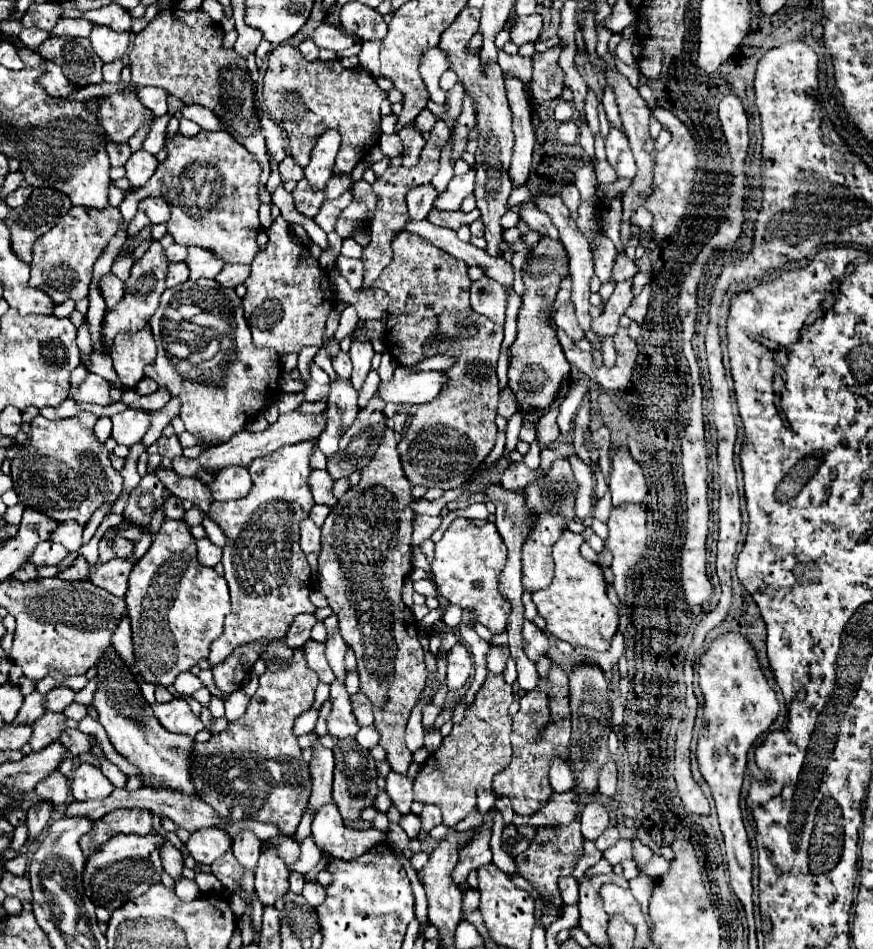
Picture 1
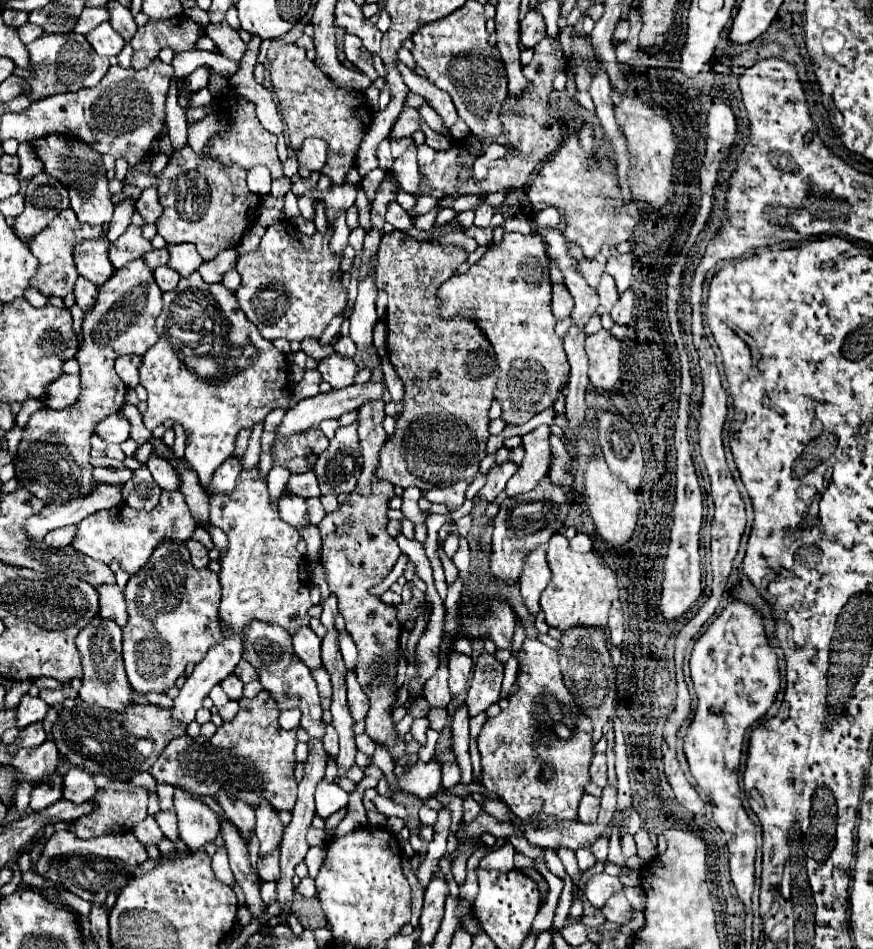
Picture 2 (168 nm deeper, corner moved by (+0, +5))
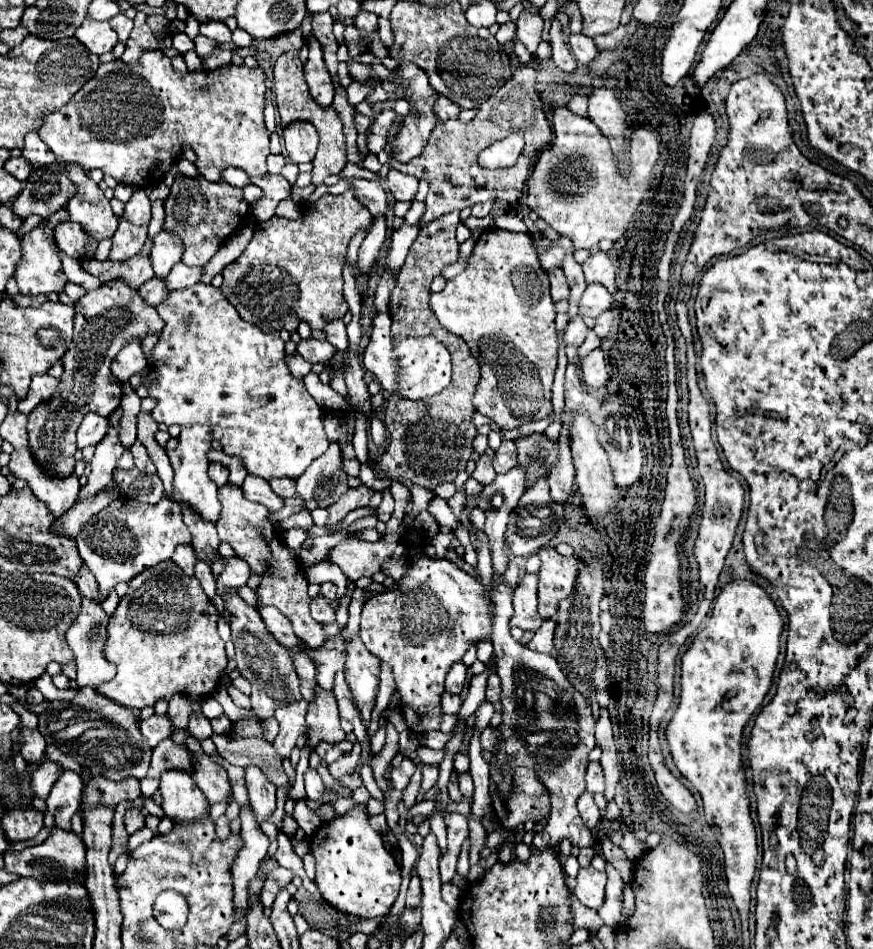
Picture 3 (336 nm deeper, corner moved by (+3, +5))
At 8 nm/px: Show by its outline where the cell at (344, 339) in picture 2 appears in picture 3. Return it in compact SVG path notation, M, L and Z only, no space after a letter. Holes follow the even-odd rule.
M335 319L331 321L327 327L325 327L325 333L327 333L327 341L331 345L335 345L337 351L345 351L347 345L349 345L349 339L347 339L347 331L345 331L345 325L341 319Z

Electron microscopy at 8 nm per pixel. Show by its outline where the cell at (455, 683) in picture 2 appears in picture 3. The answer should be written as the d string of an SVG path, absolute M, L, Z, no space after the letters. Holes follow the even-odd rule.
M457 661L451 671L447 673L447 681L445 681L445 691L447 693L463 693L465 687L465 679L467 679L467 667L463 661Z

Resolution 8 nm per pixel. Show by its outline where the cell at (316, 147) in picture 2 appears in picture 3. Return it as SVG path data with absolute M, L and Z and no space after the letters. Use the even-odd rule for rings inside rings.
M293 123L283 129L283 139L287 147L289 159L299 165L299 163L309 163L313 161L319 145L317 131L311 123Z

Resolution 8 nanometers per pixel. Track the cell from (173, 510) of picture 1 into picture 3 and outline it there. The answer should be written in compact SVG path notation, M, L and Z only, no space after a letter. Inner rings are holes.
M167 495L157 505L139 503L135 499L115 499L107 509L99 511L75 537L79 555L99 583L101 595L109 595L119 581L131 581L143 569L171 559L175 545L191 543L191 533L183 523L179 503ZM147 539L153 545L147 545Z

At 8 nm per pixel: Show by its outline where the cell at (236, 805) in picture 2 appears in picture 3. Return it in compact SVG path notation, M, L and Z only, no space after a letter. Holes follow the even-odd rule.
M189 737L185 743L193 753L195 753L195 773L193 779L197 783L197 787L205 793L207 801L213 803L229 803L231 797L231 783L227 777L227 771L223 767L219 767L217 763L209 761L207 755L201 751L201 745L197 739Z

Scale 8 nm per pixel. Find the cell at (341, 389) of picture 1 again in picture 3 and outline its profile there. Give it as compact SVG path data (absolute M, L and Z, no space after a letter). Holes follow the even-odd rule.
M307 339L307 341L301 341L301 343L297 345L297 353L299 353L301 357L305 357L311 365L321 363L321 365L327 365L327 369L329 369L331 359L333 359L333 355L337 353L337 349L335 349L331 343L327 343L327 341Z

